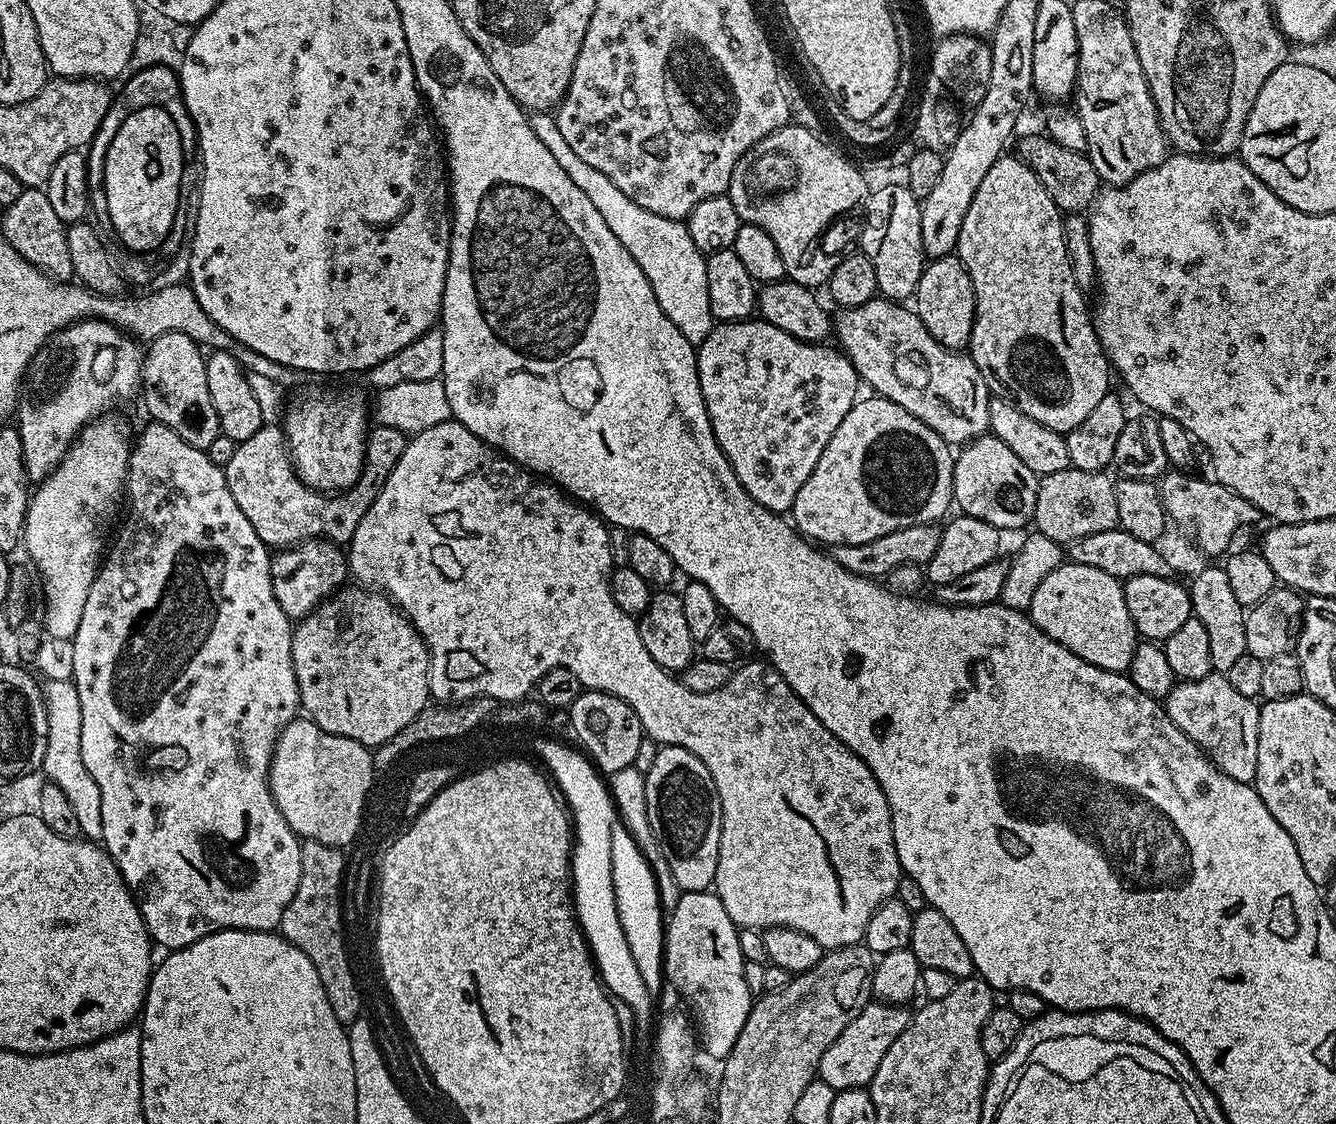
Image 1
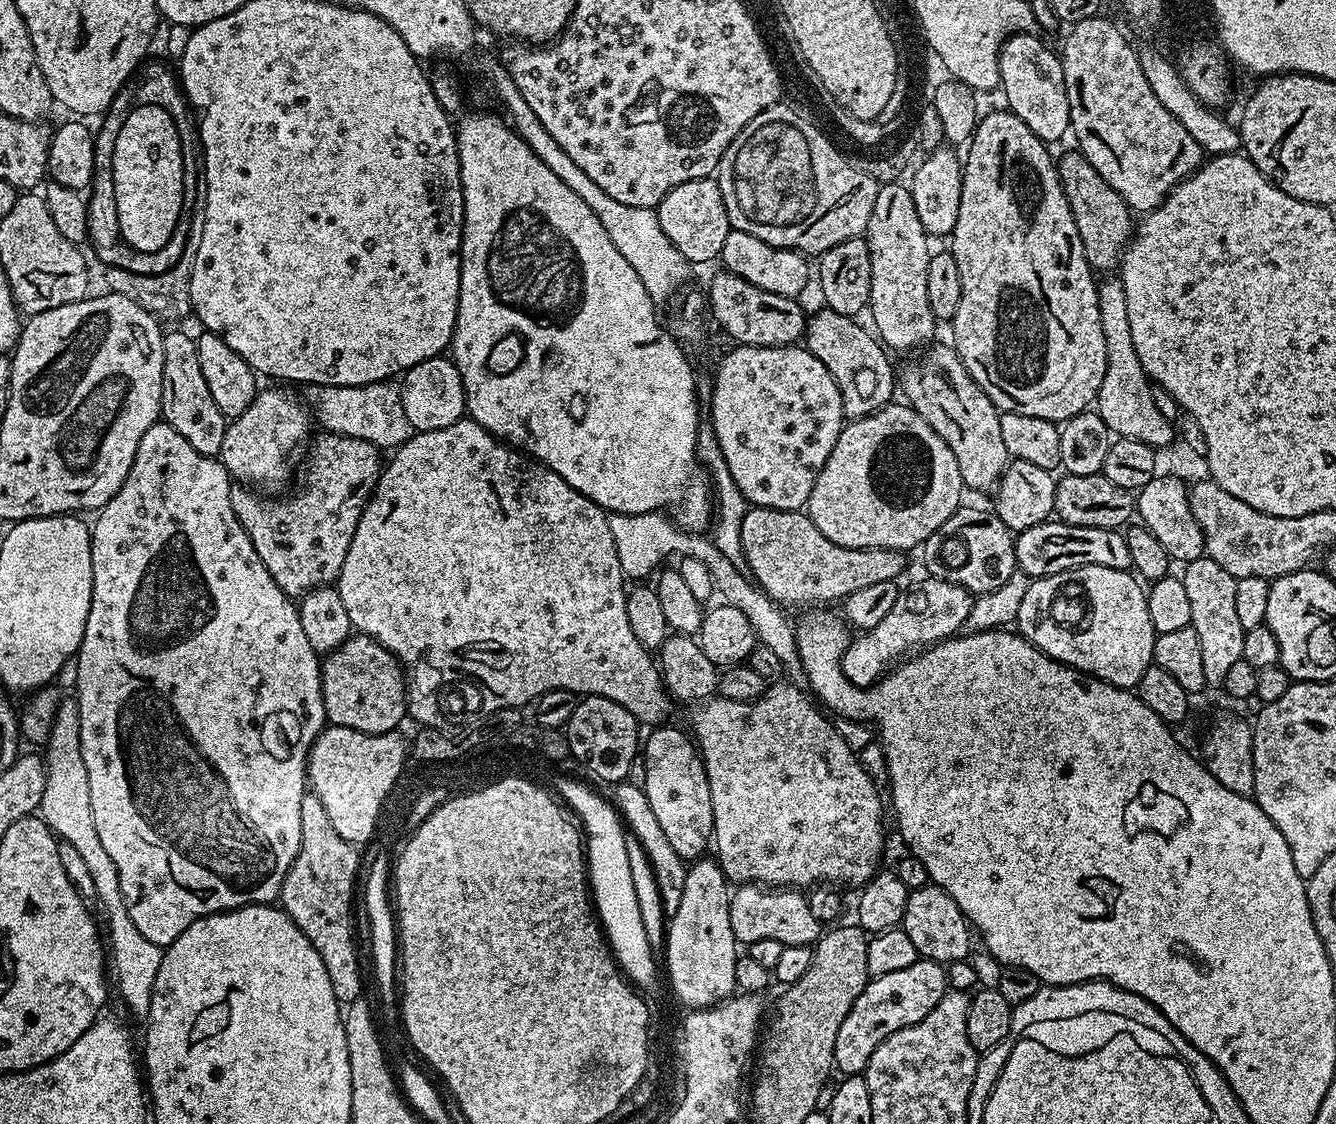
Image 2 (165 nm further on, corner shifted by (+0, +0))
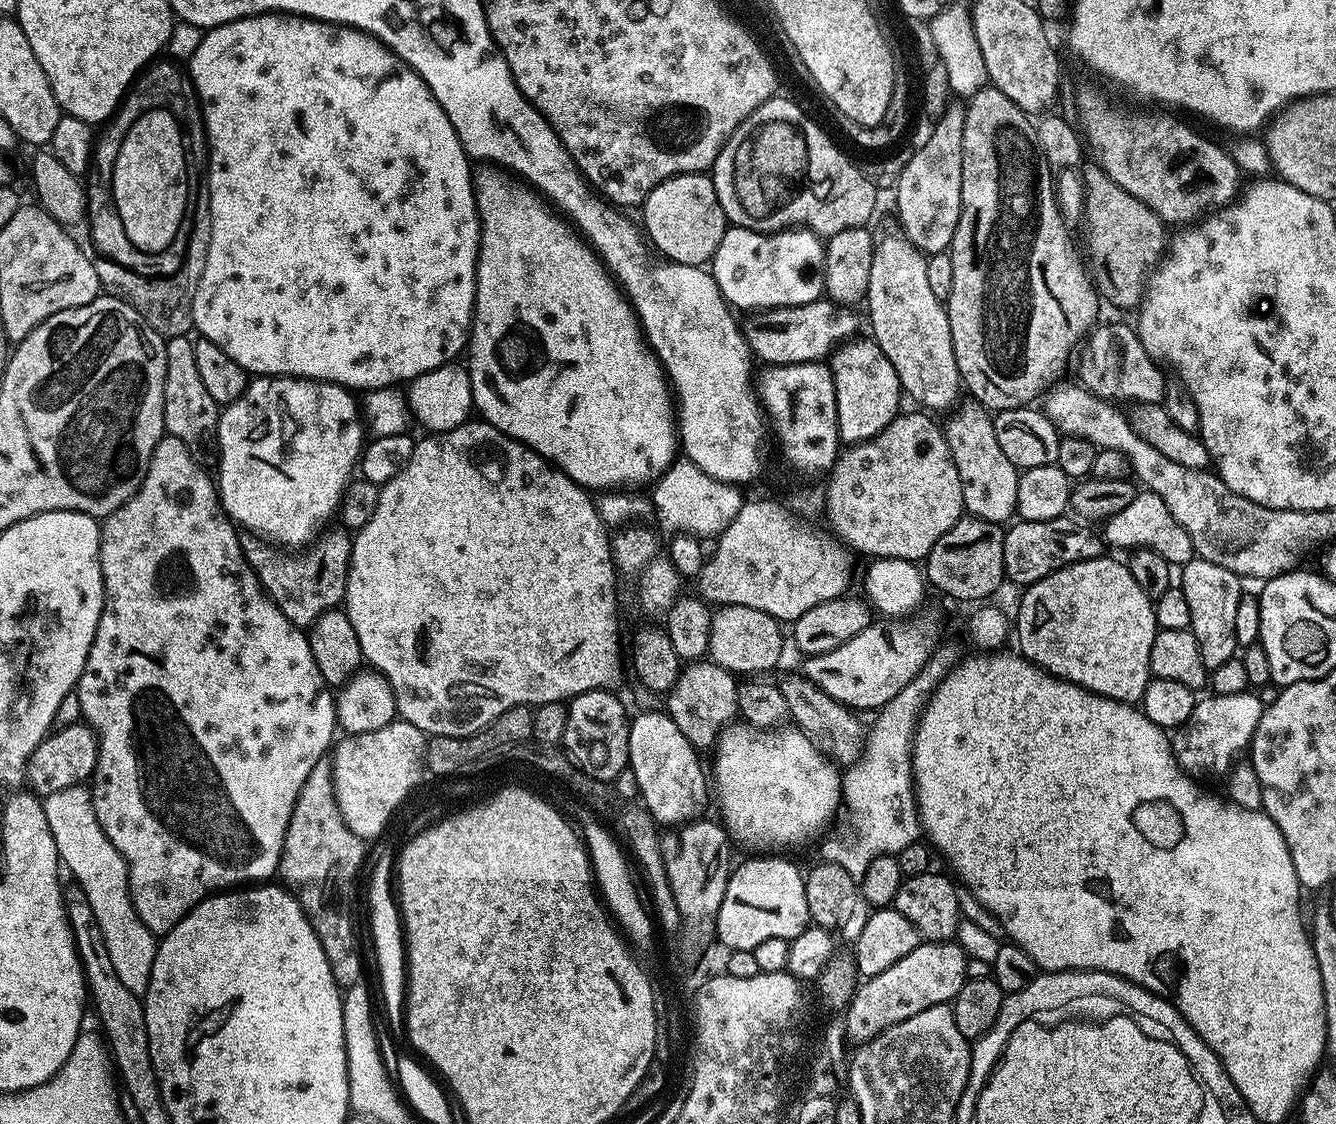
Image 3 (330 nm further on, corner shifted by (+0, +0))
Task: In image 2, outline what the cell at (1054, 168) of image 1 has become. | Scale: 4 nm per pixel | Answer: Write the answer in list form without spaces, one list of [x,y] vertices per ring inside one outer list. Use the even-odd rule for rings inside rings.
[[[1072,150],[1059,157],[1060,185],[1074,214],[1074,226],[1078,226],[1078,238],[1082,238],[1088,265],[1100,274],[1112,274],[1119,269],[1121,259],[1134,231],[1134,213],[1128,203],[1090,166],[1079,150]]]

